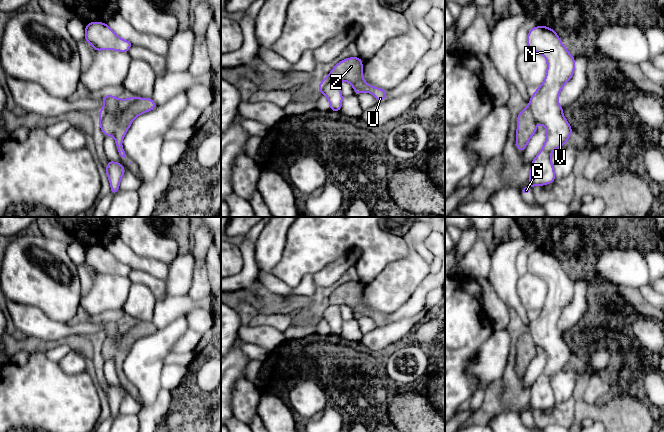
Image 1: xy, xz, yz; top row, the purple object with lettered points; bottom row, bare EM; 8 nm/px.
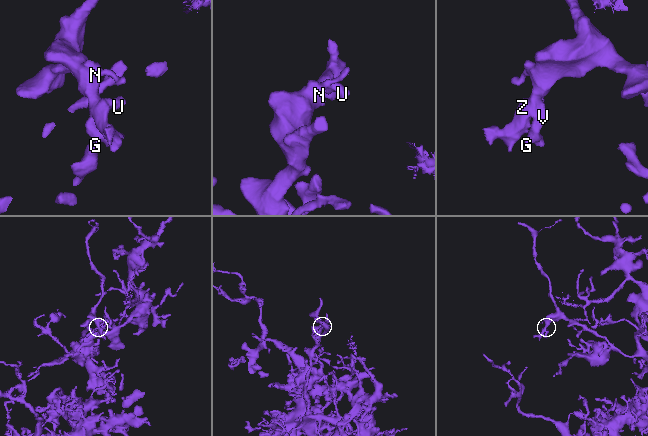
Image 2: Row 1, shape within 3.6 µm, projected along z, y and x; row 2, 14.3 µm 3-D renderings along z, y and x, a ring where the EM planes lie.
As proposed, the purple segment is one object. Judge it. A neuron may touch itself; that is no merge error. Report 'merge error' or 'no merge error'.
merge error

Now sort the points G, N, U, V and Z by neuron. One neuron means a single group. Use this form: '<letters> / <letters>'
G N V / U Z

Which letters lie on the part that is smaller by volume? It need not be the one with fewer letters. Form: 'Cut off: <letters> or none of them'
Cut off: U, Z

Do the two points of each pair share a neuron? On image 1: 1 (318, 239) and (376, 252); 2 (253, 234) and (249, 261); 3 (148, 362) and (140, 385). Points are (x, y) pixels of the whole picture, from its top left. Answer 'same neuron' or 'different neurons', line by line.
1: same neuron
2: same neuron
3: same neuron

